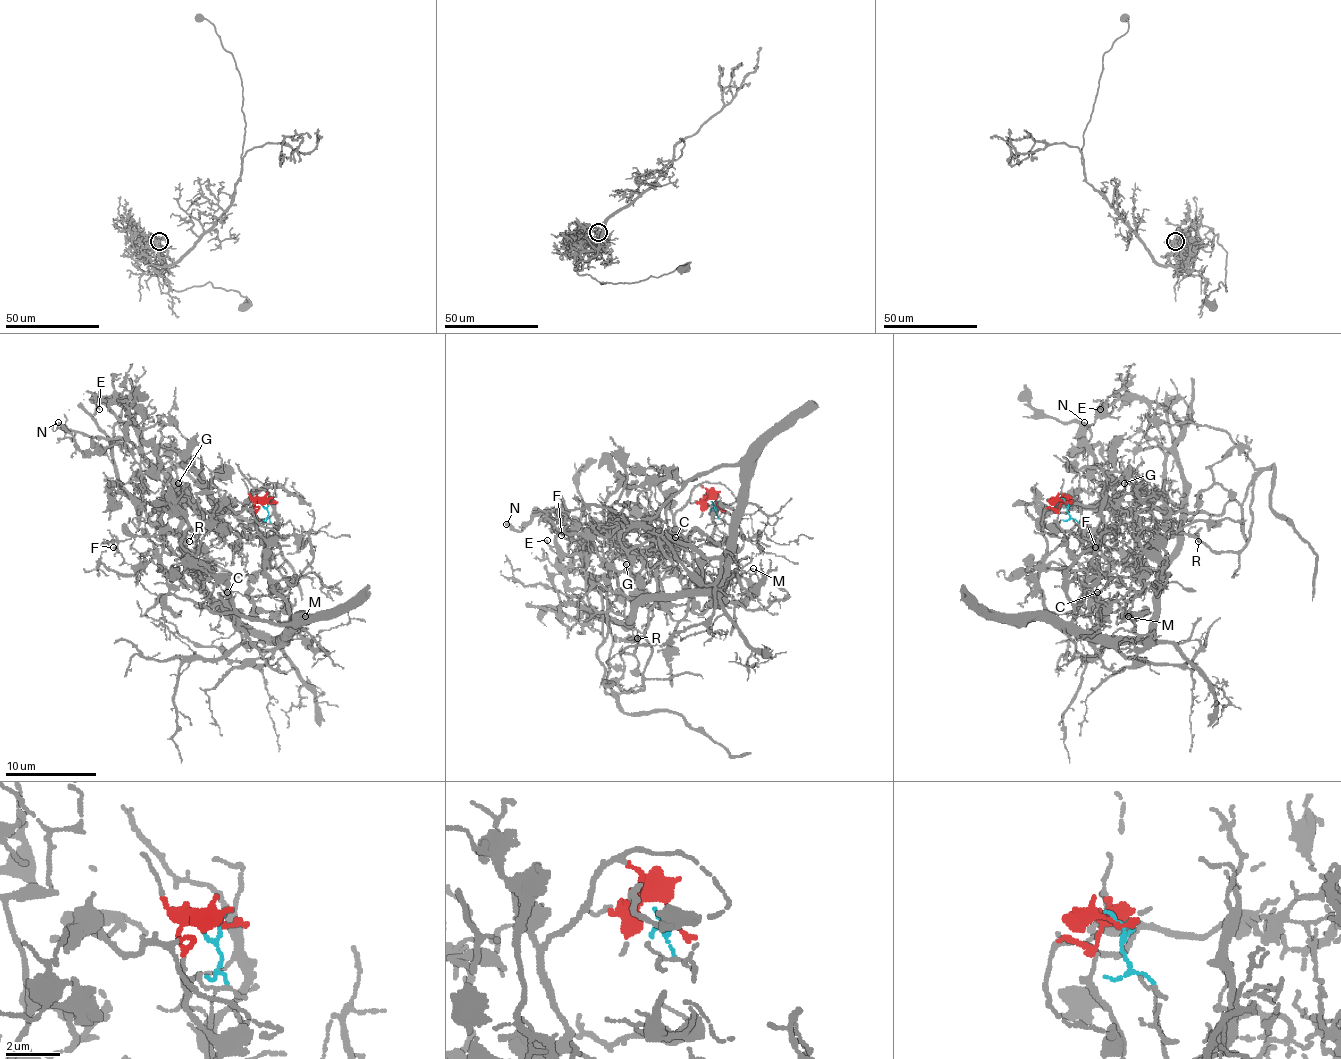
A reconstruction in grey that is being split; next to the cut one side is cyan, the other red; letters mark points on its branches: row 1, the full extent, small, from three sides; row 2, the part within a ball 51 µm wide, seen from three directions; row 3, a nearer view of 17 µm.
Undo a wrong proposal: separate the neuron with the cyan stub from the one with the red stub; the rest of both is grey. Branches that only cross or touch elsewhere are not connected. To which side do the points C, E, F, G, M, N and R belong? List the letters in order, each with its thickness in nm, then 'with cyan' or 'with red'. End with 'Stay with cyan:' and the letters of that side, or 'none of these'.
C: 70 nm | with red
E: 150 nm | with red
F: 100 nm | with red
G: 120 nm | with red
M: 120 nm | with red
N: 320 nm | with red
R: 80 nm | with red
Stay with cyan: none of these

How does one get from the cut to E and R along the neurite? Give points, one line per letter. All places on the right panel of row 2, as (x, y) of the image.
E: (1066, 501), (1046, 508), (1114, 499), (1123, 471), (1137, 510), (1105, 494), (1082, 424), (1125, 399), (1100, 410)
R: (1066, 501), (1046, 508), (1114, 499), (1112, 476), (1123, 471), (1134, 480), (1139, 528), (1198, 542)

